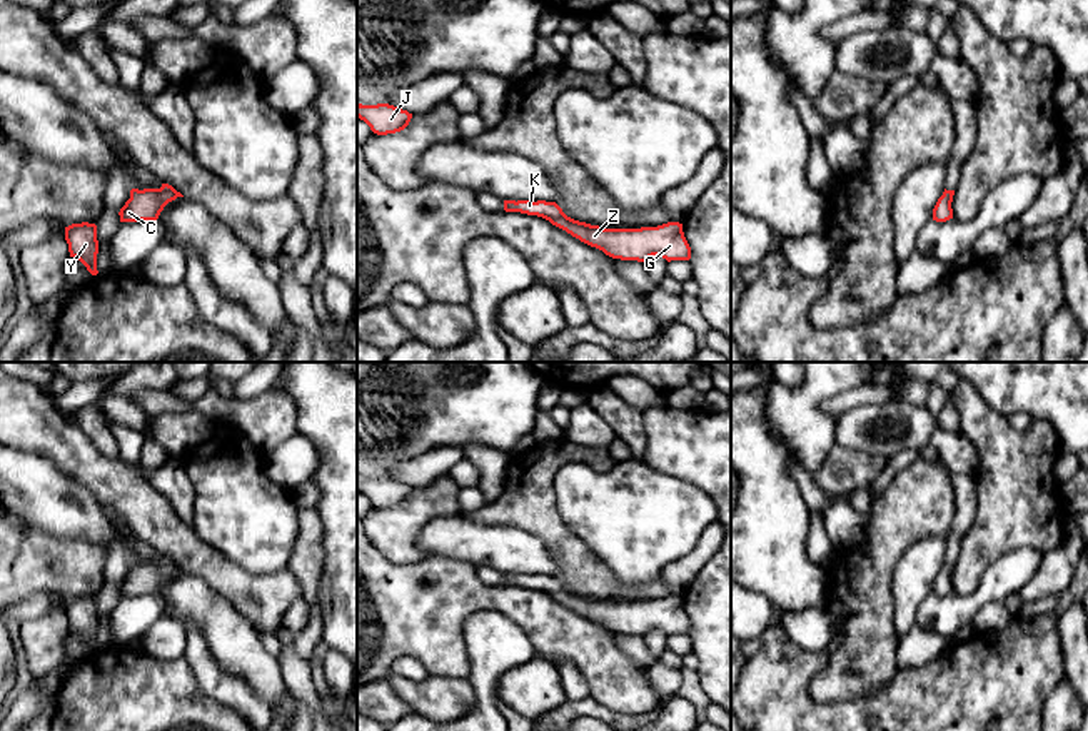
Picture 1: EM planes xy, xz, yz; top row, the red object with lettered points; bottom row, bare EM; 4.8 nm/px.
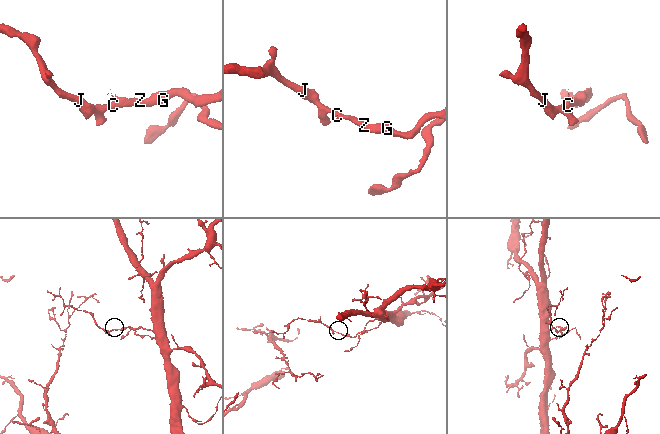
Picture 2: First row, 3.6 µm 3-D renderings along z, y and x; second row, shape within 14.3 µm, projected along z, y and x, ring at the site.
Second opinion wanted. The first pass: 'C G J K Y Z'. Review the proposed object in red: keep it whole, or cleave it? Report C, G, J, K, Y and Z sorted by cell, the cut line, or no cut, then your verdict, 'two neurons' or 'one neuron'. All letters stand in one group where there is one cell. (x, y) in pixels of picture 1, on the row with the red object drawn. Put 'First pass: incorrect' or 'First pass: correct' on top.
First pass: correct
C G J K Y Z | no cut | one neuron

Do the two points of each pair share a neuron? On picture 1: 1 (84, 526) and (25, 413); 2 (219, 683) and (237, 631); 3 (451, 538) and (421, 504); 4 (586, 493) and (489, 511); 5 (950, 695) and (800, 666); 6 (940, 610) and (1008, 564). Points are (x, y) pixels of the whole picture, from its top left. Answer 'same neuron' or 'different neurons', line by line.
1: different neurons
2: different neurons
3: different neurons
4: different neurons
5: same neuron
6: same neuron

